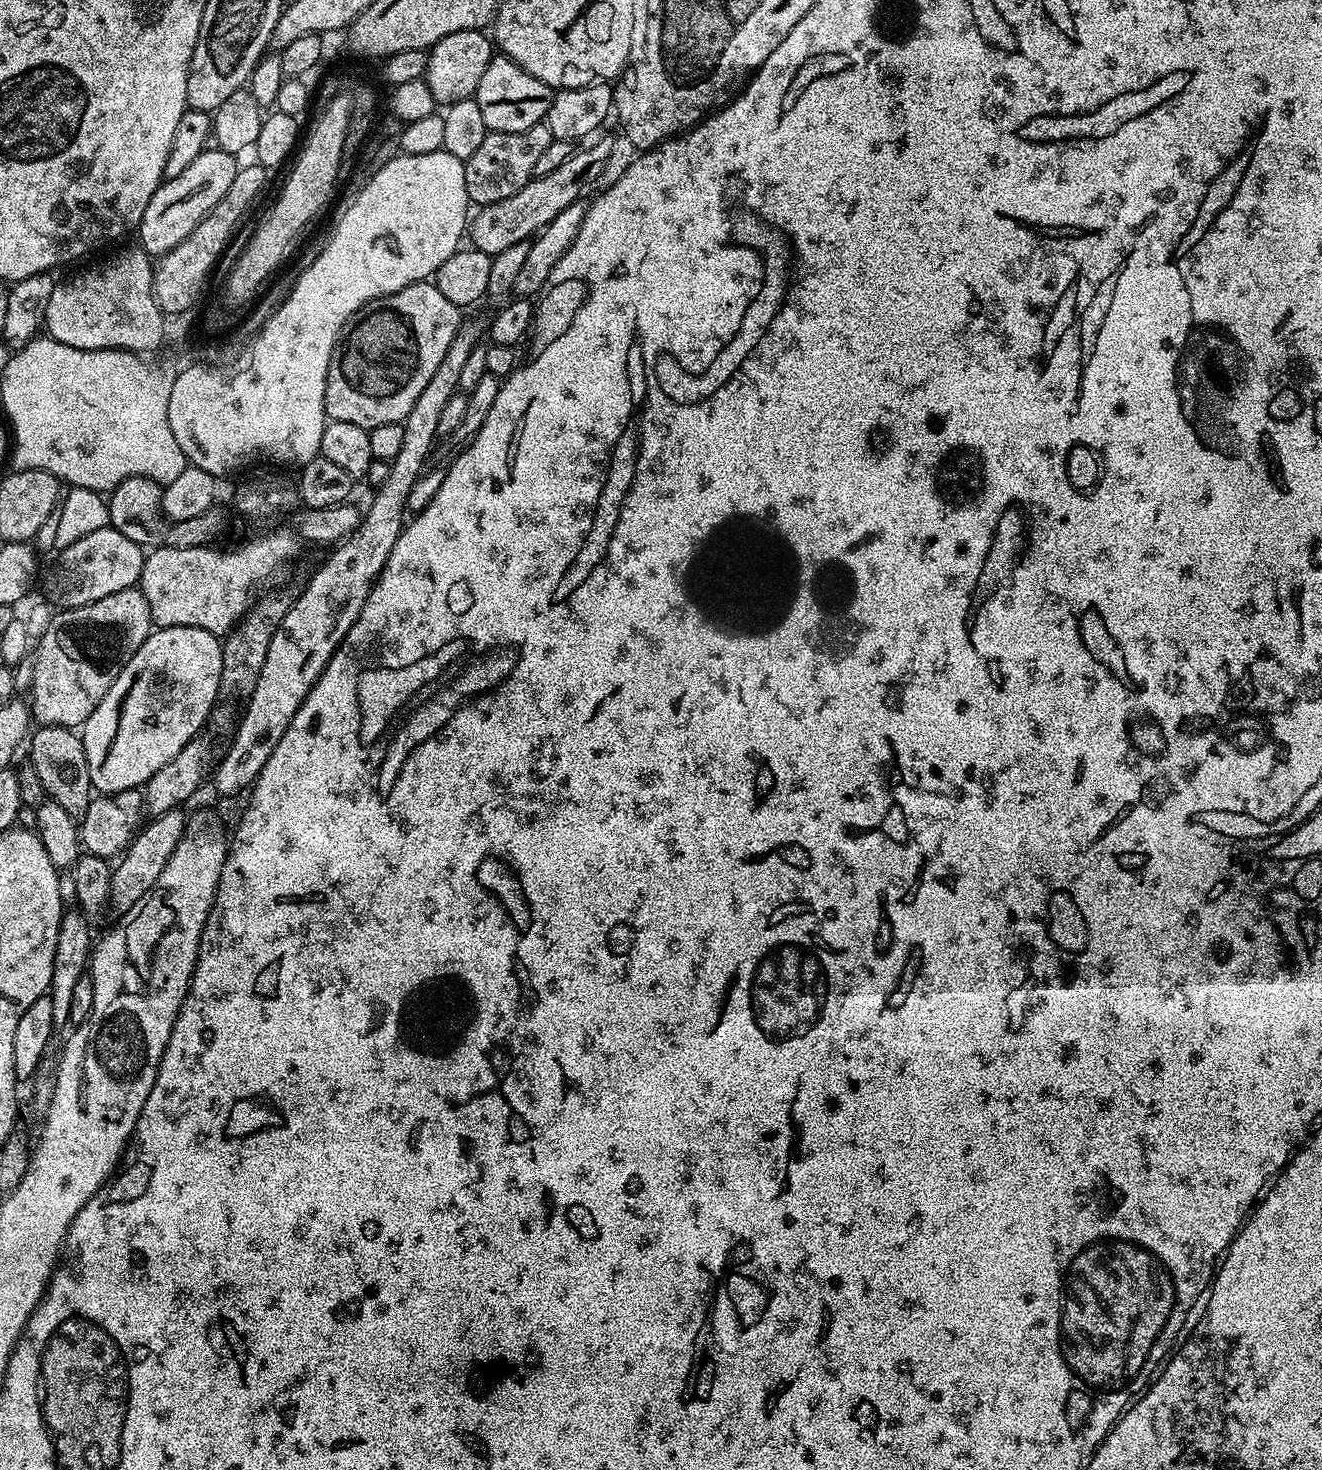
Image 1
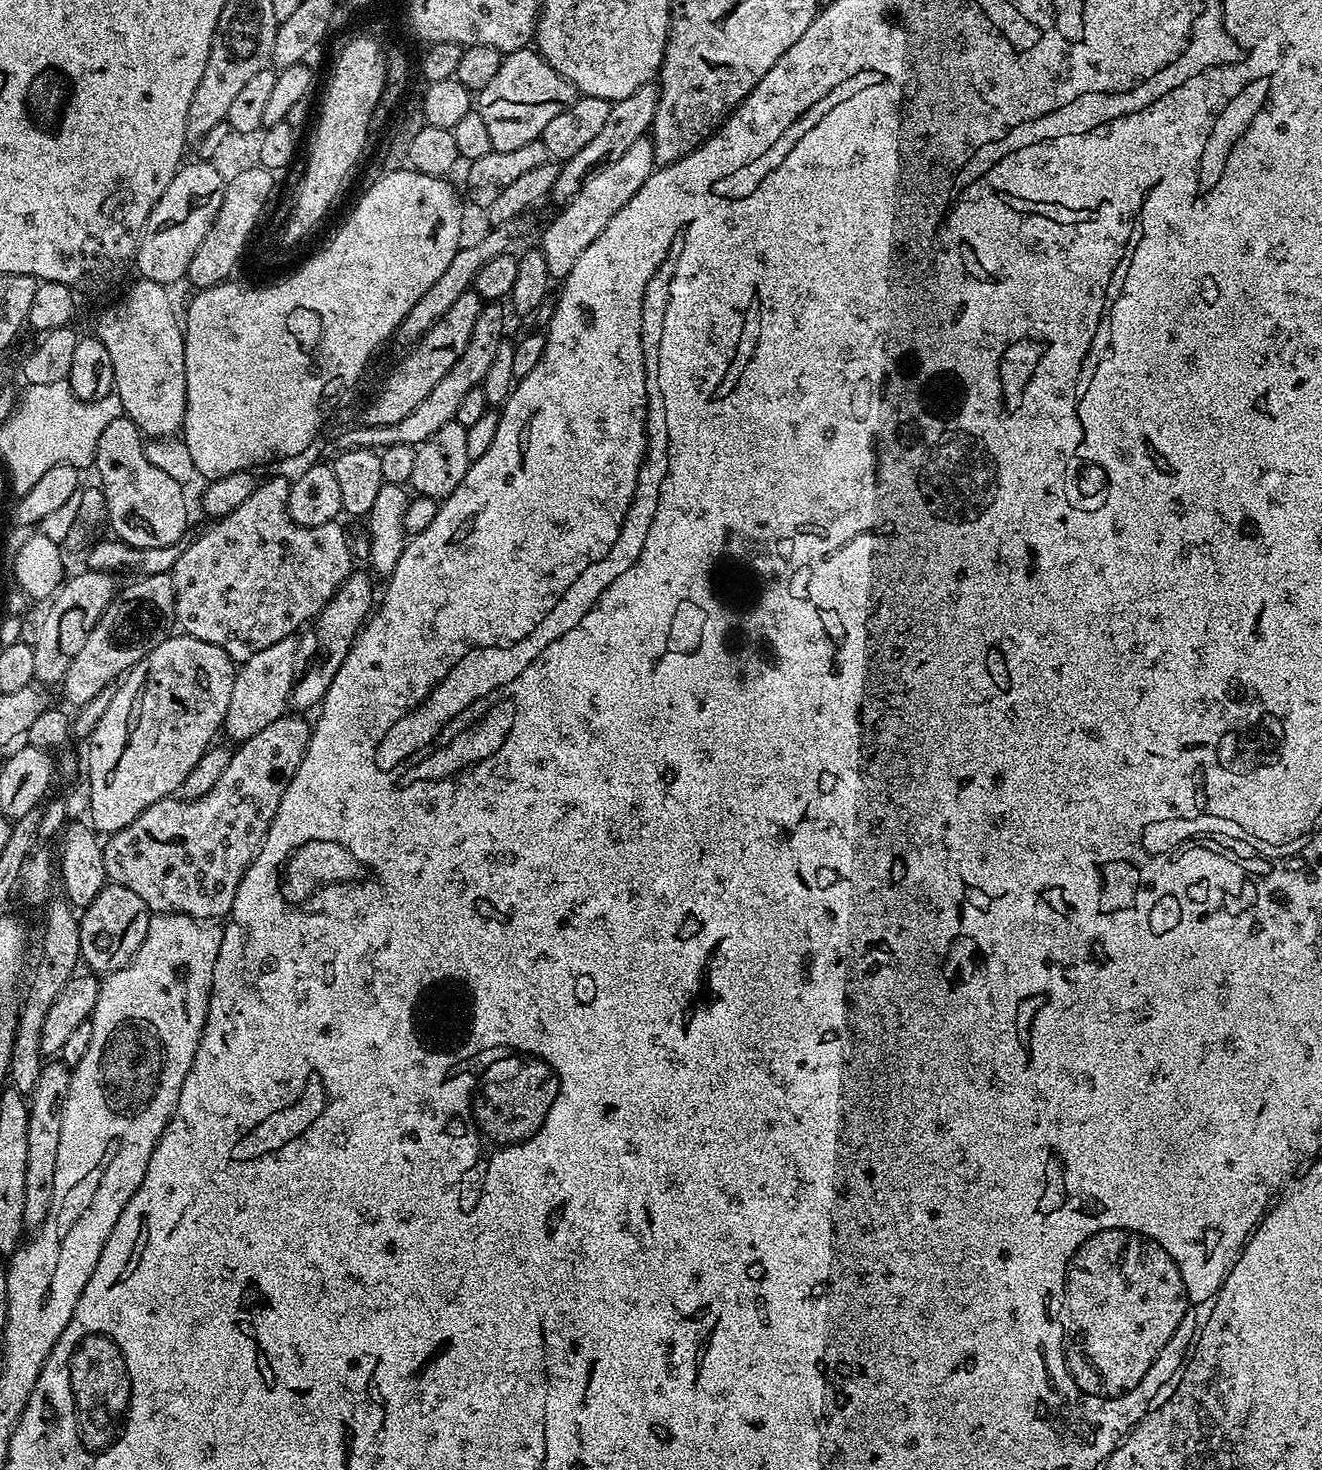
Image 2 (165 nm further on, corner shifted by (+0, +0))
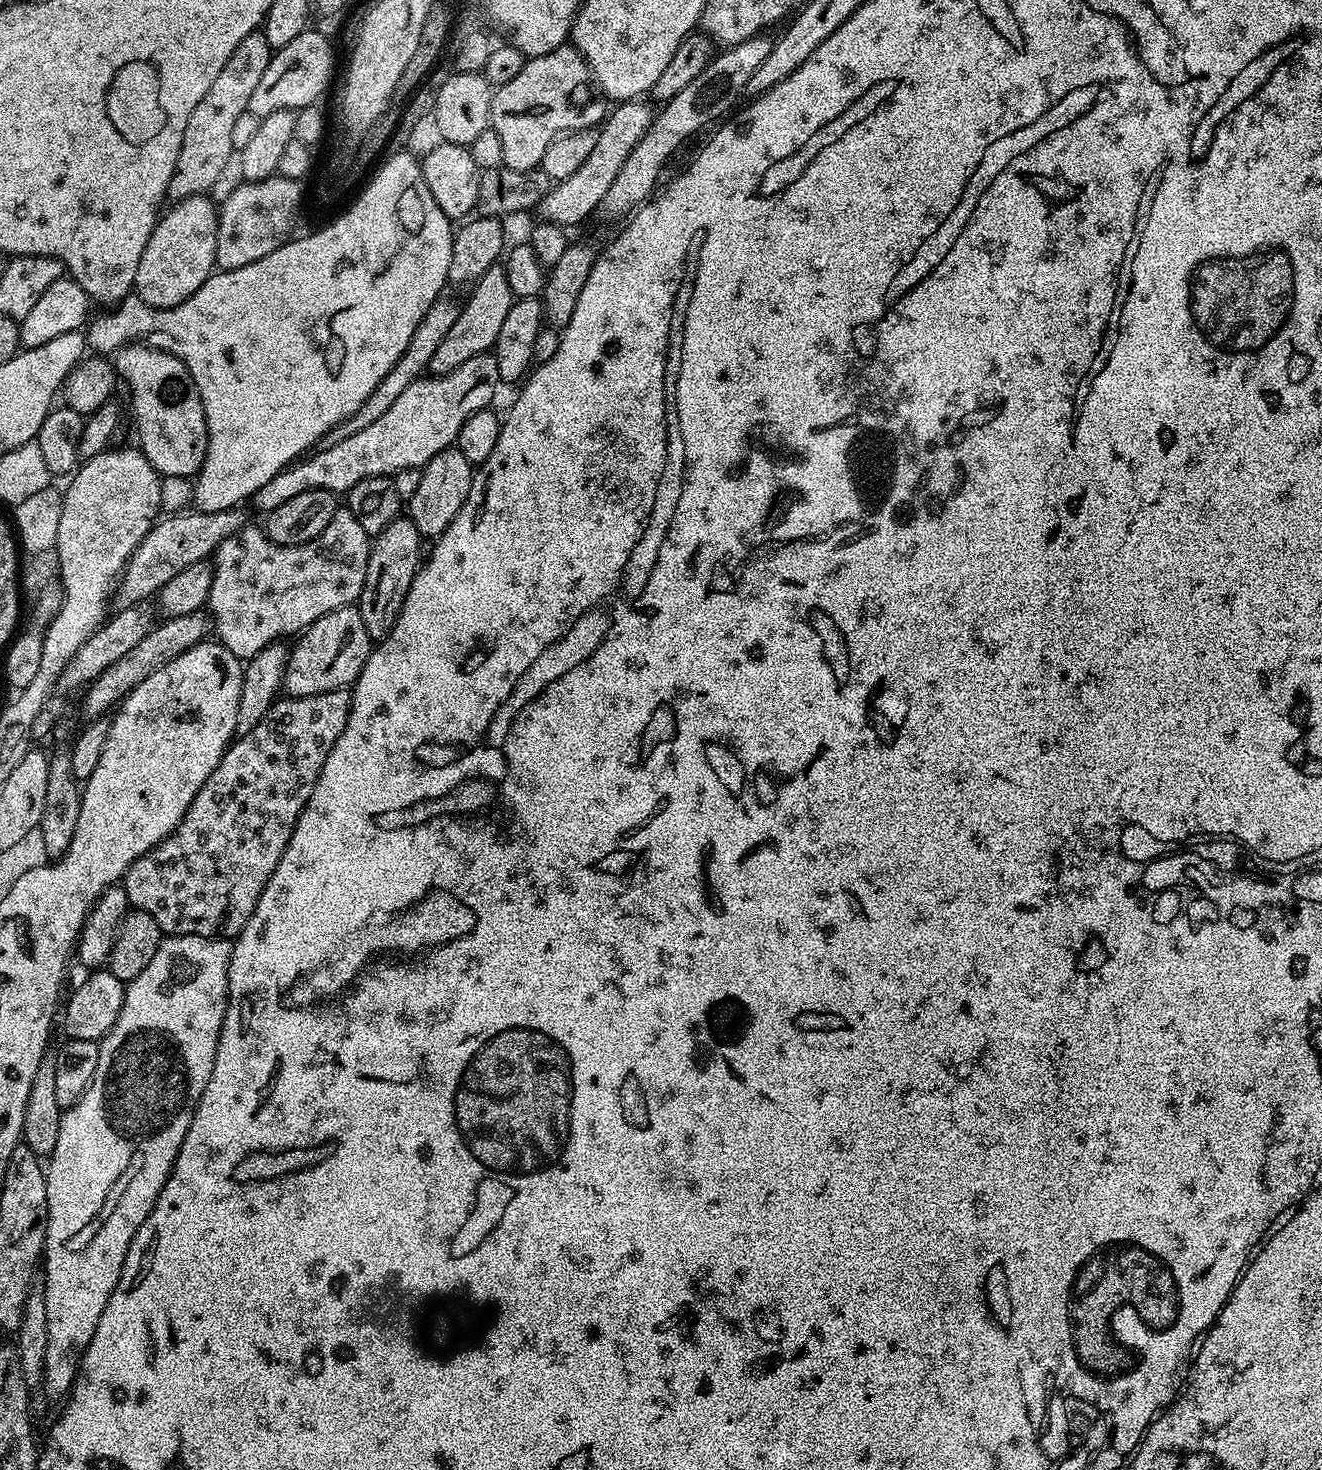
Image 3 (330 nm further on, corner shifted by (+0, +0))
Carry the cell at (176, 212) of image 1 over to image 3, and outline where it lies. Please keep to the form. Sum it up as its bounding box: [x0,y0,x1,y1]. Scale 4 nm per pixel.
[134,195,218,308]

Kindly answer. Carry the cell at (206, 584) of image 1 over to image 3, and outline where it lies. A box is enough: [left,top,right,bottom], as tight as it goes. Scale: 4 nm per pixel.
[206,510,370,662]

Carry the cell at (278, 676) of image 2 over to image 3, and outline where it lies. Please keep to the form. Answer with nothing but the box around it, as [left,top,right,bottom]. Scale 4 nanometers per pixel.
[283,604,374,697]

